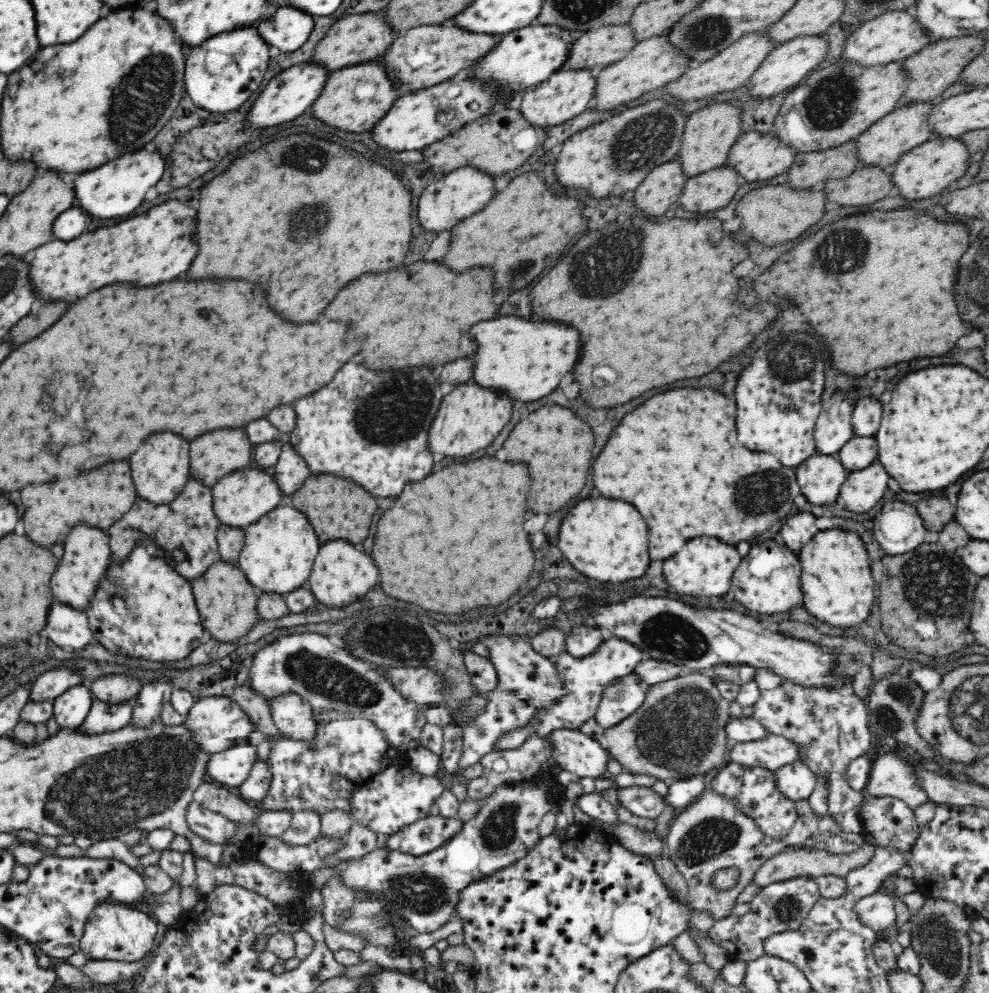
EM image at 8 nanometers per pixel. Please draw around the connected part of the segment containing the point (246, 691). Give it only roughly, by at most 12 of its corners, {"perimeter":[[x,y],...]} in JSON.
{"perimeter":[[252,686],[235,687],[230,698],[258,730],[274,742],[282,738],[268,700]]}

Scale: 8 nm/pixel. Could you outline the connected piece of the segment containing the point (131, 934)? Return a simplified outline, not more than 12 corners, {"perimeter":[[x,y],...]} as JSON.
{"perimeter":[[103,902],[84,926],[88,960],[136,962],[161,924],[136,905]]}

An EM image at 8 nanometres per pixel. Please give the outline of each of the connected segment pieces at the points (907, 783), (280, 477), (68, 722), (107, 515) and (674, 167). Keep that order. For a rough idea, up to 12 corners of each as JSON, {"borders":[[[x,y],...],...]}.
{"borders":[[[896,749],[872,760],[864,801],[892,797],[912,811],[934,803],[915,763]],[[290,441],[273,466],[284,494],[296,492],[311,469]],[[74,686],[53,699],[61,728],[76,728],[93,703],[86,686]],[[130,464],[26,486],[26,534],[48,548],[84,520],[106,531],[137,496]],[[678,155],[633,190],[635,209],[660,216],[688,180]]]}

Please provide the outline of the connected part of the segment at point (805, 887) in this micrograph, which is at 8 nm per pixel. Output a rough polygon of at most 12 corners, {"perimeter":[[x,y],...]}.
{"perimeter":[[814,878],[773,882],[750,912],[708,936],[730,960],[764,956],[772,934],[798,930],[821,892]]}

